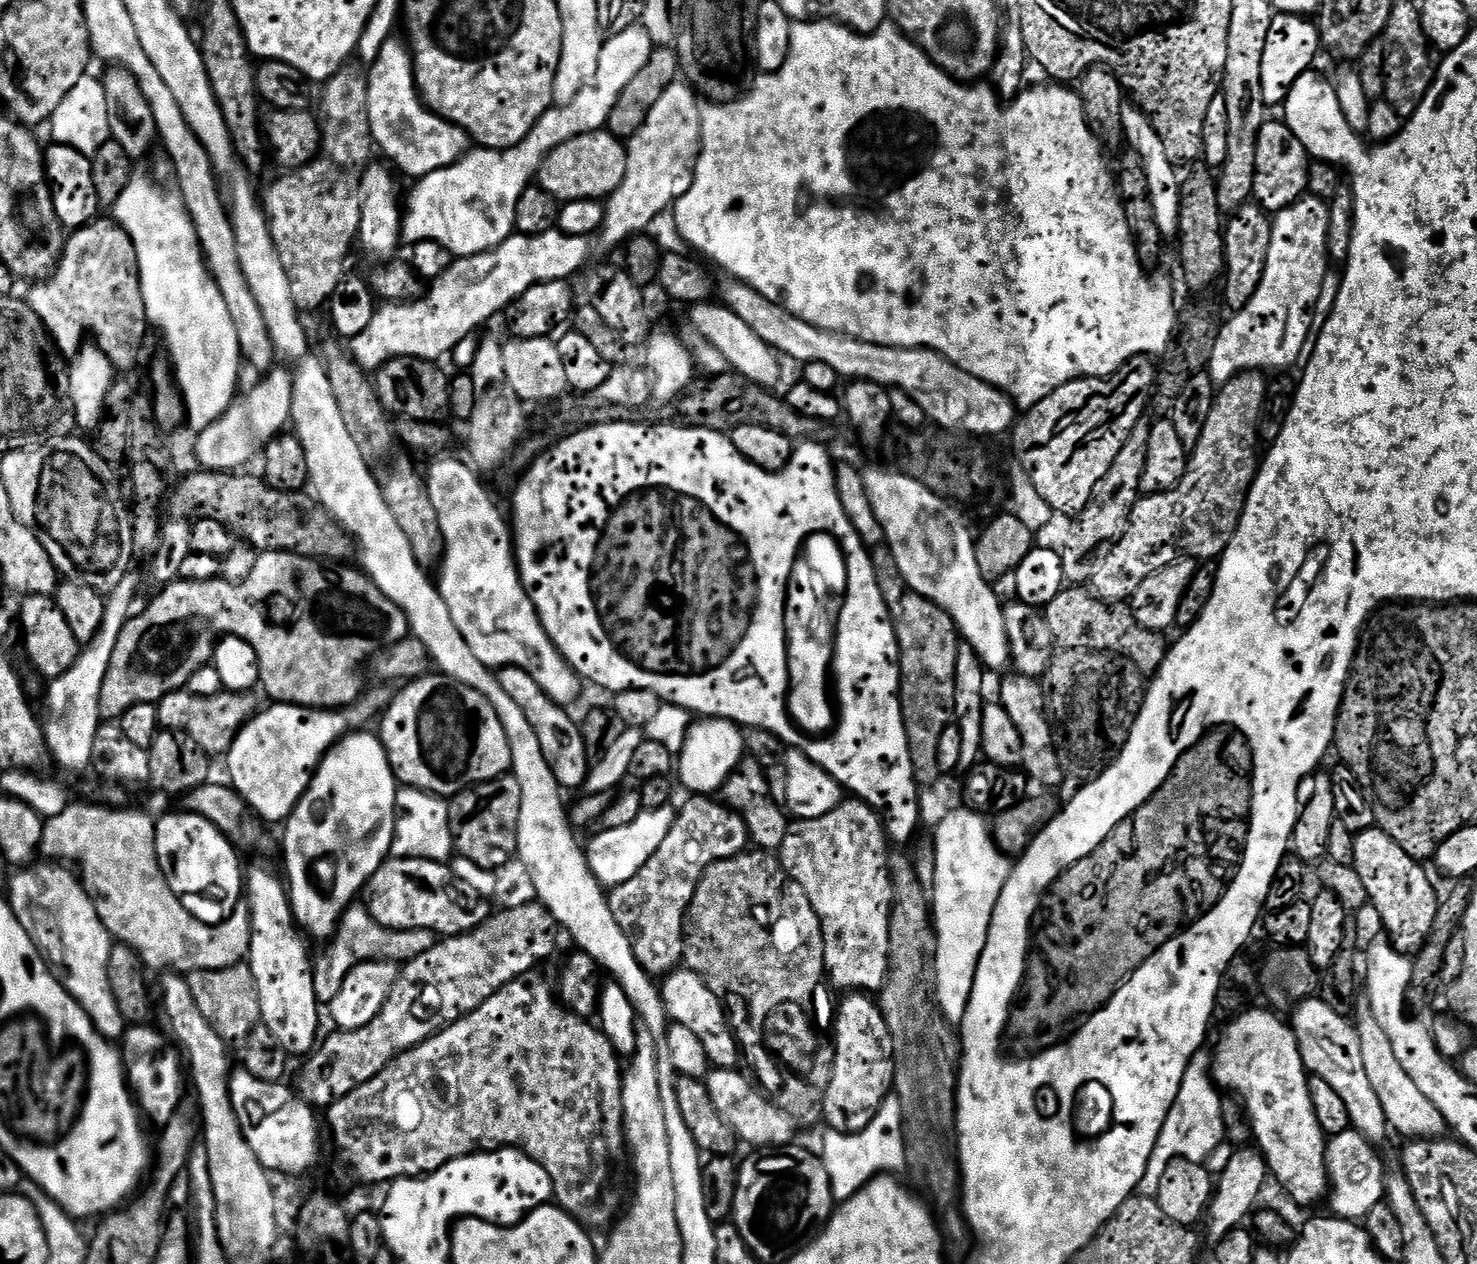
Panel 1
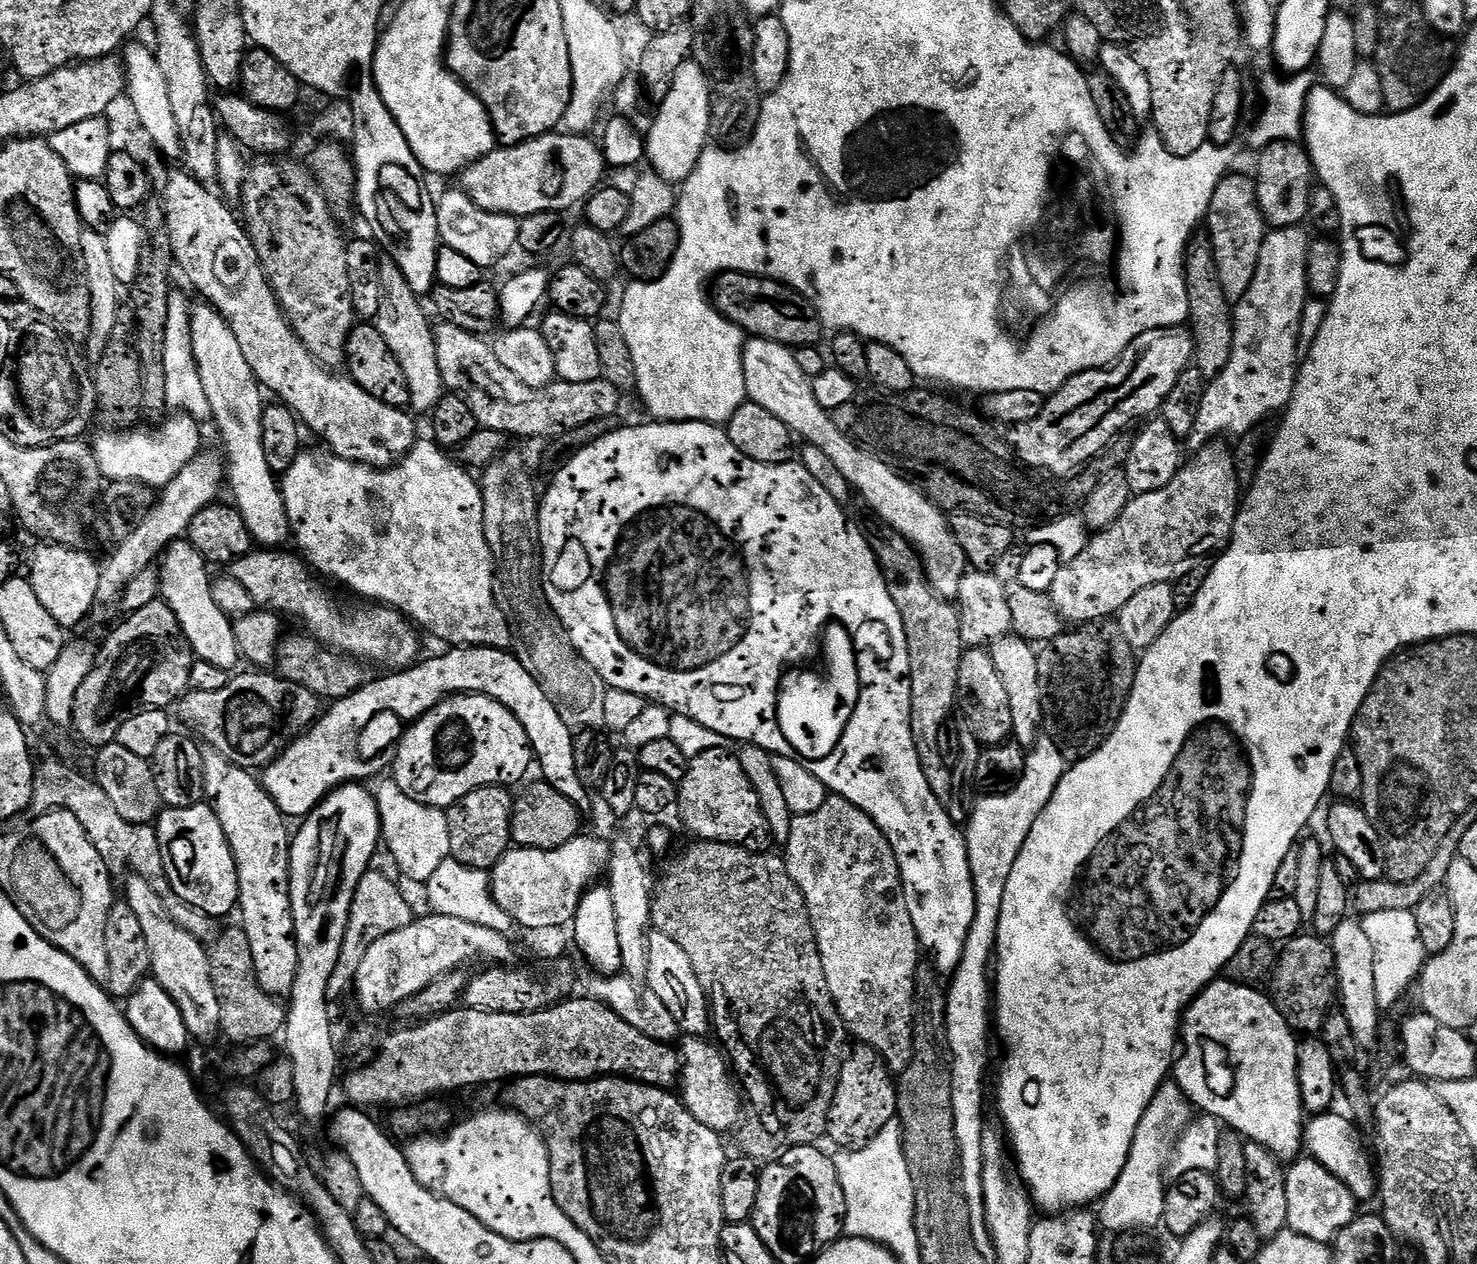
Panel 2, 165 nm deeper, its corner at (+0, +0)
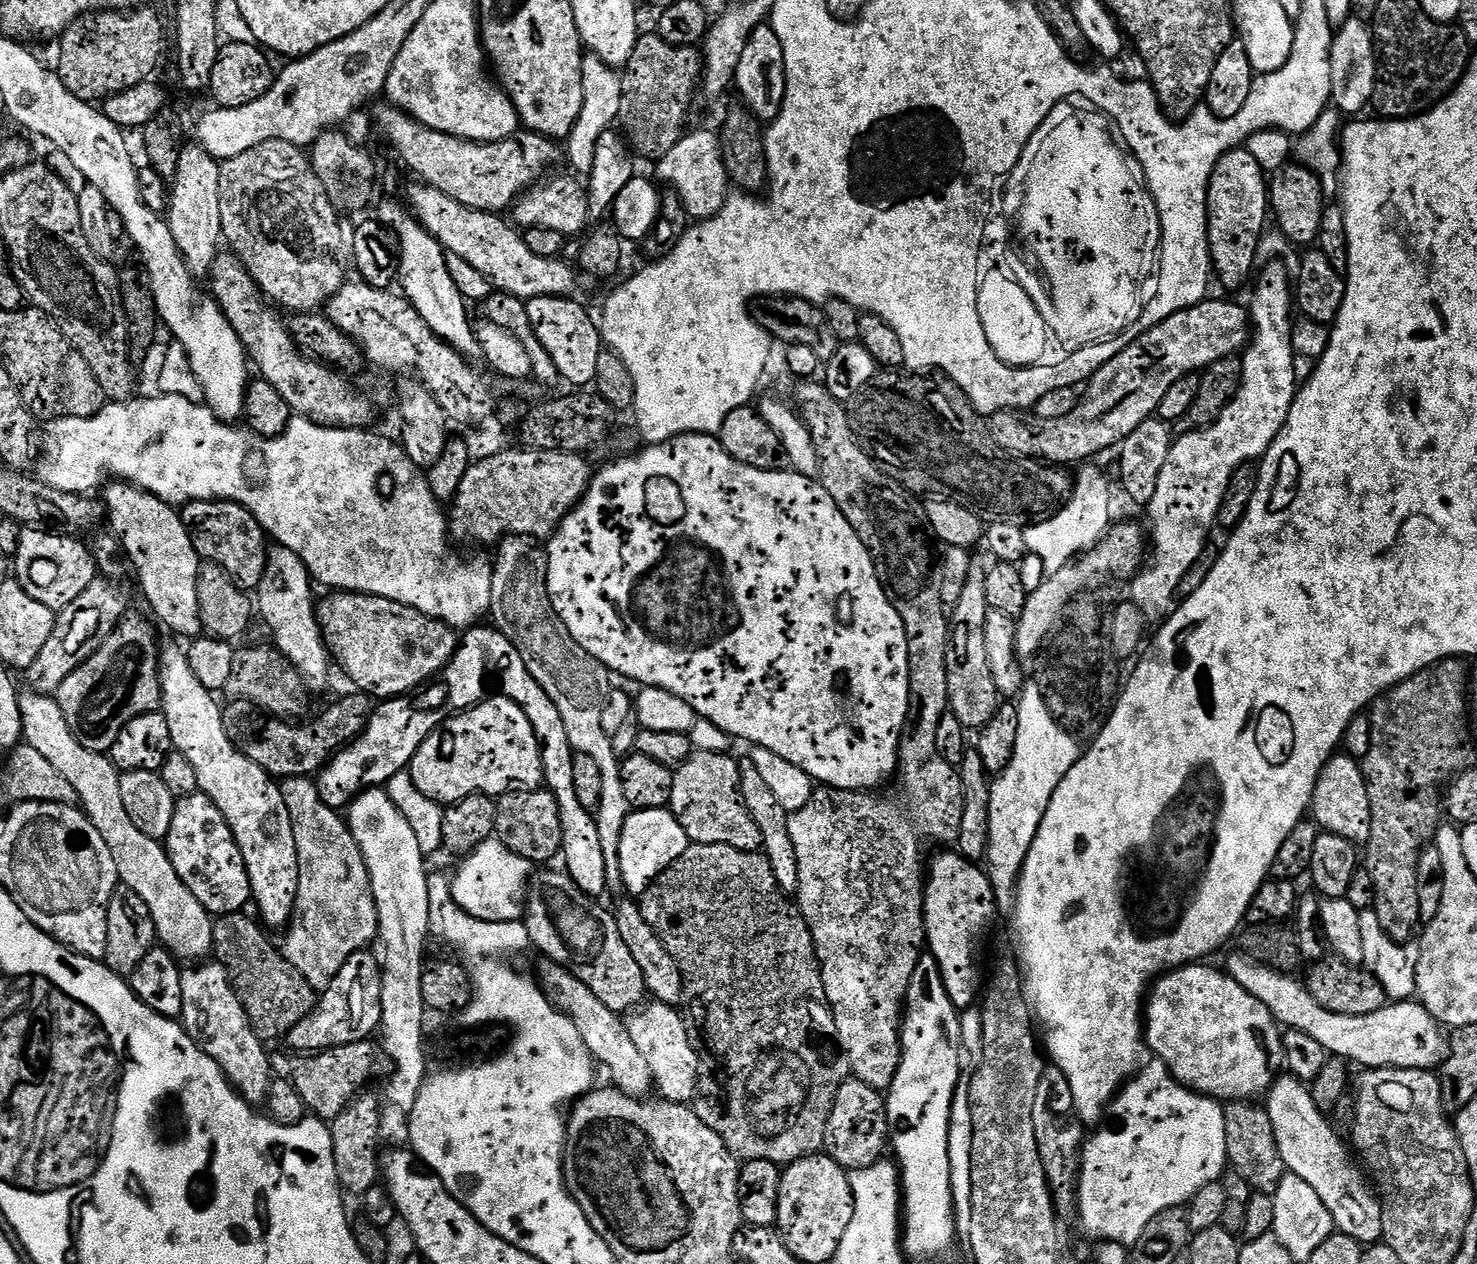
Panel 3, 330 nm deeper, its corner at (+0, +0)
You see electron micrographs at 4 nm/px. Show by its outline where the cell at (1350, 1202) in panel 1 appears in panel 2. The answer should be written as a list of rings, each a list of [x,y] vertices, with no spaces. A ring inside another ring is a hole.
[[[1297,1158],[1287,1165],[1285,1175],[1286,1199],[1289,1207],[1287,1227],[1293,1228],[1314,1242],[1328,1244],[1358,1215],[1356,1195],[1330,1170],[1311,1158]]]

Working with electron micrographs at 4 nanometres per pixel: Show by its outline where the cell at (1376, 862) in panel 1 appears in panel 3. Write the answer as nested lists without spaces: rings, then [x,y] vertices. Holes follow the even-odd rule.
[[[1333,754],[1320,771],[1314,786],[1310,816],[1323,831],[1338,834],[1357,846],[1367,845],[1370,838],[1370,794],[1366,790],[1364,769],[1358,760],[1347,754]]]

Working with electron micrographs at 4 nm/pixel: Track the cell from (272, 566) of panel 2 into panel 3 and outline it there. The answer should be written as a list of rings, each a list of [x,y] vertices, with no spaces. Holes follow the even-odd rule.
[[[333,591],[324,601],[321,599],[317,603],[316,618],[335,667],[337,664],[348,675],[353,689],[373,698],[395,698],[415,693],[421,686],[435,681],[443,673],[458,647],[457,629],[410,606],[399,604],[390,598],[368,596],[365,592]]]

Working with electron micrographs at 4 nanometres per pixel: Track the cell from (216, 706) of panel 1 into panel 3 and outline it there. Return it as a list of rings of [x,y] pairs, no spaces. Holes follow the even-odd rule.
[[[352,690],[349,693],[349,696],[342,697],[337,704],[330,705],[317,720],[310,721],[308,728],[299,728],[298,725],[292,724],[296,722],[270,716],[261,708],[255,708],[253,704],[245,700],[232,700],[229,703],[229,708],[223,709],[224,729],[232,745],[242,754],[246,754],[246,758],[250,758],[250,762],[262,766],[262,770],[266,770],[269,776],[273,778],[287,778],[289,776],[312,778],[340,751],[342,746],[351,744],[368,729],[368,719],[374,711],[373,697],[367,696],[366,693],[359,690]]]

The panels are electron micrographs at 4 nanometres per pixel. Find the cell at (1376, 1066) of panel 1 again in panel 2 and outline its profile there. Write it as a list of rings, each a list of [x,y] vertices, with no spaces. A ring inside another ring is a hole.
[[[1359,919],[1343,920],[1330,937],[1330,943],[1336,959],[1336,986],[1338,1004],[1343,1009],[1350,1030],[1359,1047],[1371,1049],[1378,1039],[1382,1015],[1382,1000],[1378,990],[1374,990],[1374,946],[1370,946],[1370,938],[1366,938],[1366,930]]]

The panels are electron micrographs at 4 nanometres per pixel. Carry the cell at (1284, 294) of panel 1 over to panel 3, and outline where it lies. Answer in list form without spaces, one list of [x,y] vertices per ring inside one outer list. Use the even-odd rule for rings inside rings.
[[[1272,262],[1261,267],[1251,292],[1250,346],[1242,353],[1244,365],[1236,397],[1226,406],[1226,410],[1222,410],[1222,414],[1214,423],[1195,432],[1177,435],[1173,439],[1172,449],[1166,458],[1166,466],[1162,466],[1162,474],[1158,477],[1158,490],[1154,490],[1154,498],[1150,498],[1150,502],[1146,505],[1148,520],[1152,523],[1150,559],[1143,571],[1131,581],[1130,600],[1148,622],[1152,620],[1163,622],[1172,615],[1178,600],[1176,591],[1180,585],[1180,579],[1186,574],[1186,570],[1190,570],[1190,566],[1194,566],[1194,562],[1198,562],[1198,558],[1209,543],[1208,527],[1217,523],[1226,494],[1226,486],[1230,486],[1239,468],[1259,461],[1268,453],[1268,447],[1274,442],[1274,438],[1278,438],[1290,414],[1290,406],[1298,391],[1298,379],[1296,380],[1298,360],[1292,350],[1294,284],[1290,279],[1290,272],[1287,272],[1280,262]]]

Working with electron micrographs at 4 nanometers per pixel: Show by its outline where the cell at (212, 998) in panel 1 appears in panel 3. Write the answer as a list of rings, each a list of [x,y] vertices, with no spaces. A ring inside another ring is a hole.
[[[247,911],[231,912],[228,916],[221,916],[212,925],[212,952],[215,963],[223,966],[242,1006],[246,1010],[246,1018],[250,1018],[250,1026],[265,1042],[271,1042],[279,1038],[287,1037],[298,1022],[302,1022],[316,1007],[318,993],[298,974],[294,966],[284,956],[279,947],[276,948],[268,941],[269,933],[255,919],[248,917]]]

